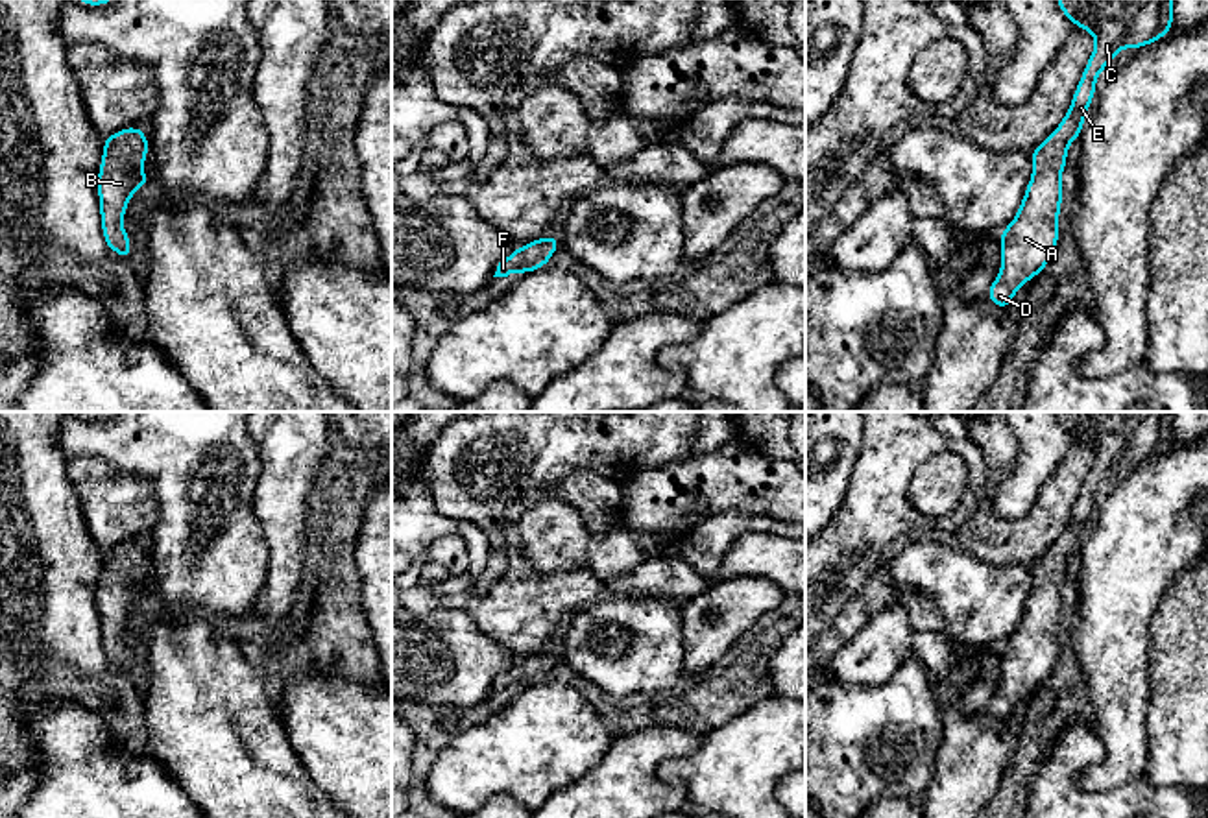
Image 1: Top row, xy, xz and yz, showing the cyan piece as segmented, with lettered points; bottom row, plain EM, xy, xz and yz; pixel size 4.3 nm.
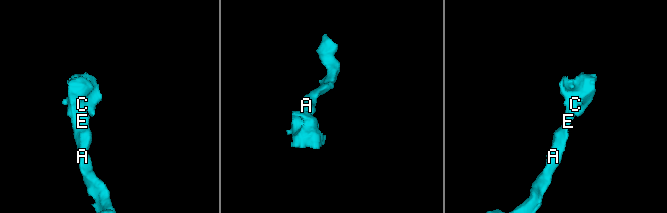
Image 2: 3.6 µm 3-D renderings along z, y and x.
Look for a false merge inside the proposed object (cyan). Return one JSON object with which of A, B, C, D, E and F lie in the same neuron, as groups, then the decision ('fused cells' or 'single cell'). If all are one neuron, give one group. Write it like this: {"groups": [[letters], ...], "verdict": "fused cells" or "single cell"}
{"groups": [["A", "B", "C", "D", "E", "F"]], "verdict": "single cell"}

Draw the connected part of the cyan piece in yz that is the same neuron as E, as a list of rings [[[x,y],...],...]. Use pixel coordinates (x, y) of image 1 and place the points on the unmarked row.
[[[1057,412],[1058,423],[1088,443],[1095,460],[1057,543],[1033,563],[1033,589],[1014,633],[999,646],[1001,683],[986,705],[997,722],[1010,720],[1016,705],[1049,678],[1058,659],[1062,587],[1069,556],[1082,547],[1097,504],[1095,493],[1123,462],[1143,462],[1173,443],[1173,412]]]

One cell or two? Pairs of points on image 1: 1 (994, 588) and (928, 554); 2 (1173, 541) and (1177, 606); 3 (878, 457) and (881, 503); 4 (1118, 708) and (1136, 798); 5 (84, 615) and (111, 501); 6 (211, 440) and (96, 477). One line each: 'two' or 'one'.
1: one
2: two
3: one
4: two
5: two
6: two

